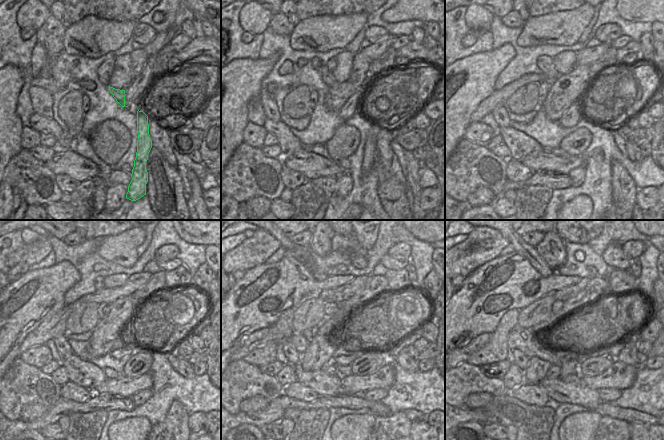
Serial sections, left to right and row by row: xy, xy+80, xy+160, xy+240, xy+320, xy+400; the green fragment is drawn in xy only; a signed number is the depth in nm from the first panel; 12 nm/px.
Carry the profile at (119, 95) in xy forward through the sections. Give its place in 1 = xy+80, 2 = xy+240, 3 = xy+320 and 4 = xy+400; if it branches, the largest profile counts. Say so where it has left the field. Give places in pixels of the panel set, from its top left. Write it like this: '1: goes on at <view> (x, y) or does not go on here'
1: goes on at xy+80 (328, 77)
2: goes on at xy+240 (99, 281)
3: goes on at xy+320 (303, 251)
4: goes on at xy+400 (520, 246)

